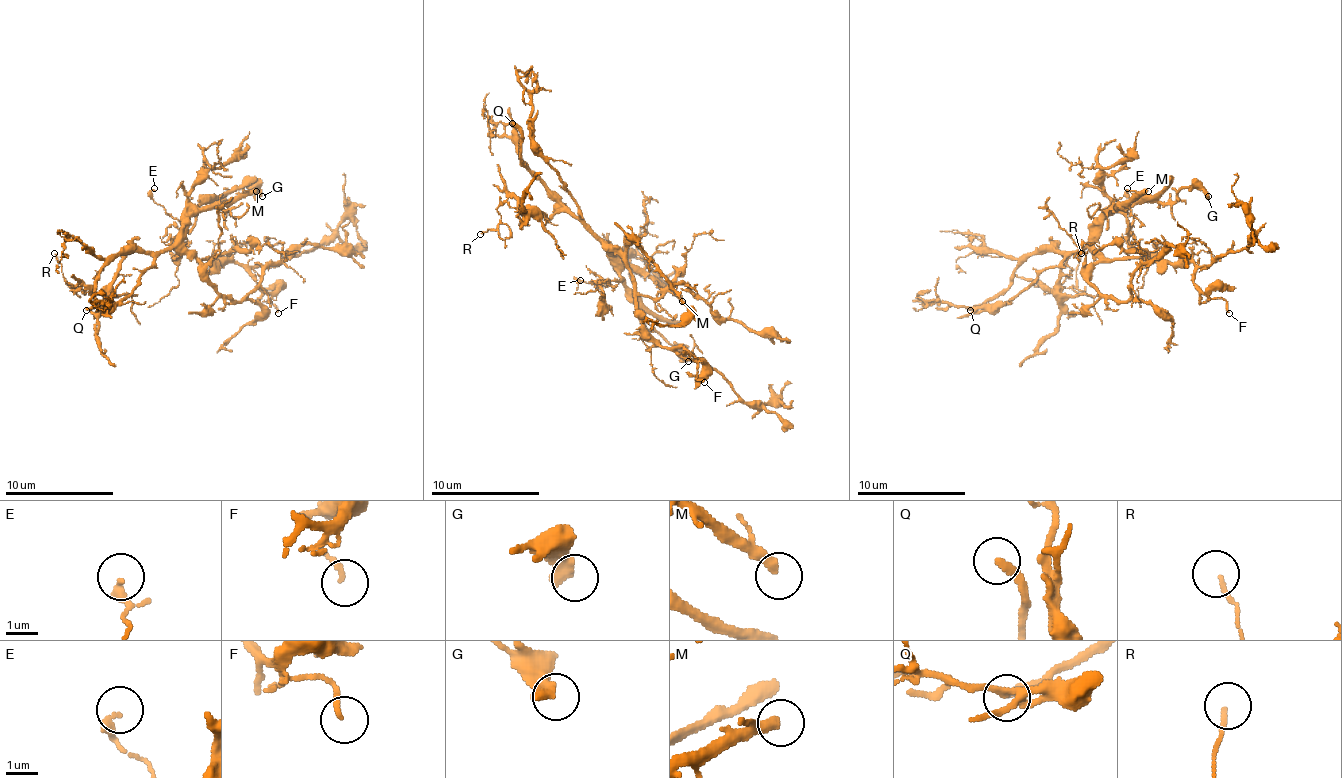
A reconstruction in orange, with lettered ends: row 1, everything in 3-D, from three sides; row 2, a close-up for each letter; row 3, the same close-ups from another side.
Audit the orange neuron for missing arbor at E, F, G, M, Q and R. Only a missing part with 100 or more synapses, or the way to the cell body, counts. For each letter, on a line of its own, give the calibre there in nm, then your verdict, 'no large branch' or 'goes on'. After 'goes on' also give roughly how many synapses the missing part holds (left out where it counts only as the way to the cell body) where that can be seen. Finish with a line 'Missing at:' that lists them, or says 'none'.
E: 180 nm thick; no large branch
F: 160 nm thick; no large branch
G: 440 nm thick; no large branch
M: 320 nm thick; goes on; about 100 synapses
Q: 240 nm thick; goes on
R: 130 nm thick; no large branch
Missing at: M, Q

